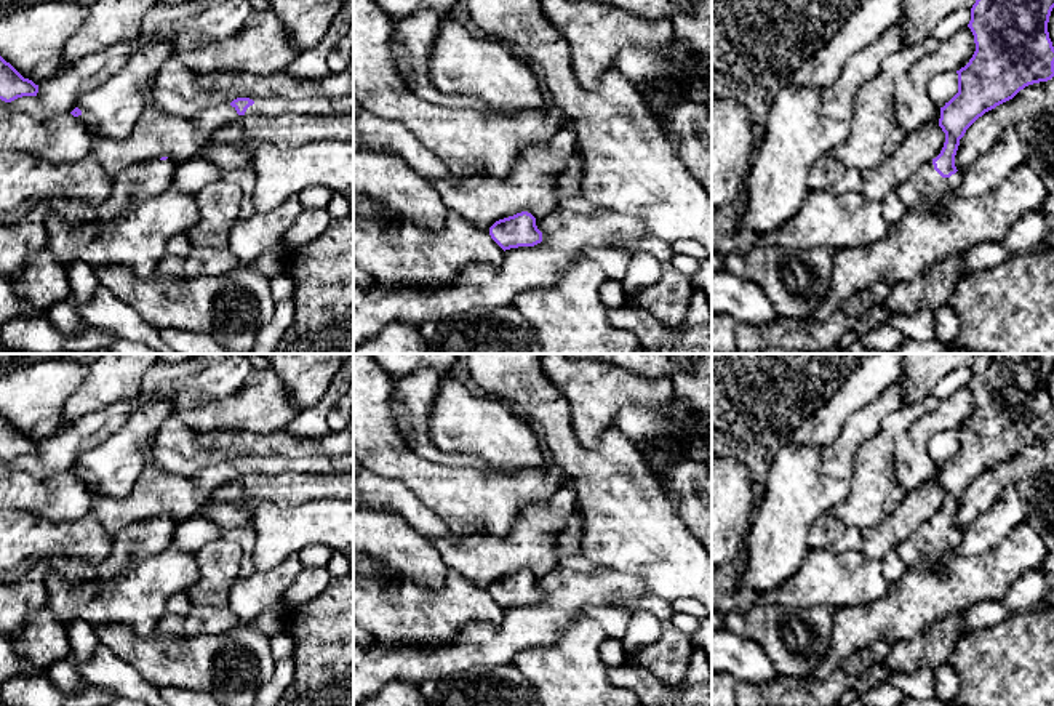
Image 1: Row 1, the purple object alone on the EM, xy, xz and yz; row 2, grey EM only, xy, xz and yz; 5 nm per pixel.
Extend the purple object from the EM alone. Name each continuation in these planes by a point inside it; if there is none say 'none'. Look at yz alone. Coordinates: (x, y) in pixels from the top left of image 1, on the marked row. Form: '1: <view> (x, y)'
1: yz (923, 188)

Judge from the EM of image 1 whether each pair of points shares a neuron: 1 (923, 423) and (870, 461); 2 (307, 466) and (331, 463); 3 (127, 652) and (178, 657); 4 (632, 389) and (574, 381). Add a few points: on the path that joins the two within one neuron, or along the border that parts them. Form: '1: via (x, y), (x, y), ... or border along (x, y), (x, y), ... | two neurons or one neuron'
1: border along (893, 437), (893, 468), (898, 481) | two neurons
2: via (314, 465), (325, 465) | one neuron
3: via (139, 652), (165, 657) | one neuron
4: via (618, 389), (594, 389), (589, 386) | one neuron

